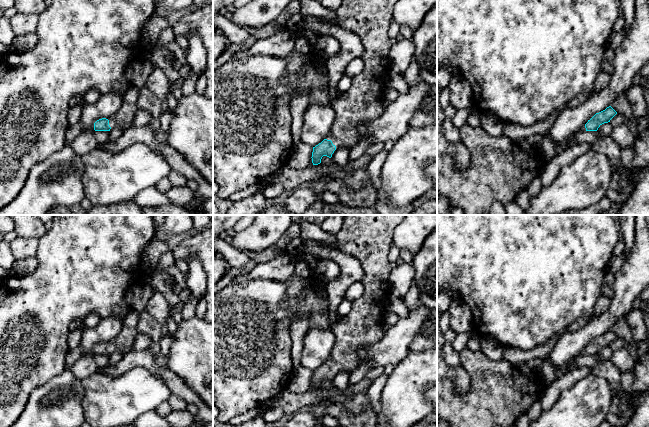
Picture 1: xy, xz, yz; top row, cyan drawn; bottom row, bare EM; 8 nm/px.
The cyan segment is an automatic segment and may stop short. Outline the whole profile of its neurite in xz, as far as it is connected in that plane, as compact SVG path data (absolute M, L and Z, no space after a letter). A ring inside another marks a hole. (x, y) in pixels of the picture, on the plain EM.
M345 215L341 229L335 234L337 246L333 249L357 258L364 269L363 295L352 301L351 311L338 318L329 330L335 337L330 358L321 367L313 371L312 387L318 389L323 380L329 382L337 371L350 374L360 362L358 349L378 341L384 335L384 321L387 303L391 297L389 284L389 250L393 242L395 228L407 215Z

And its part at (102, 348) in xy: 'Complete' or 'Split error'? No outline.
Split error

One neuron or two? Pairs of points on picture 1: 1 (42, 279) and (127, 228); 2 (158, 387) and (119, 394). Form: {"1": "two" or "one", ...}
{"1": "one", "2": "one"}

